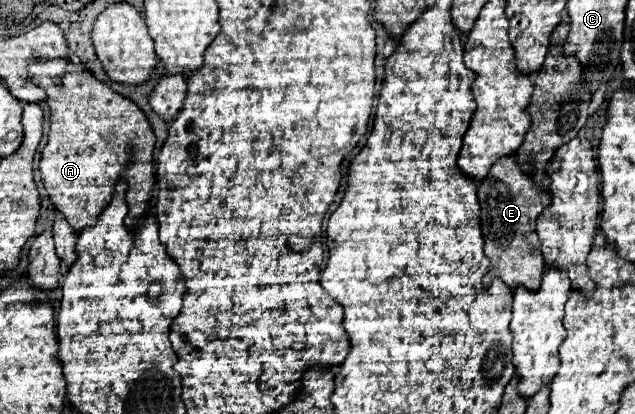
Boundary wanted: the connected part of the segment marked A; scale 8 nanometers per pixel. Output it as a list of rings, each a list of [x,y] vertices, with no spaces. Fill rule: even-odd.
[[[31,62],[29,76],[33,84],[43,88],[49,96],[47,106],[51,130],[41,152],[39,172],[55,210],[59,210],[71,224],[75,234],[79,234],[83,228],[93,226],[103,208],[109,206],[117,180],[127,180],[129,190],[133,190],[133,196],[129,196],[127,228],[135,228],[135,224],[139,224],[139,220],[151,208],[155,186],[155,134],[147,122],[147,116],[129,98],[115,94],[91,72],[85,72],[85,66],[79,62]],[[131,162],[135,166],[127,168]]]

